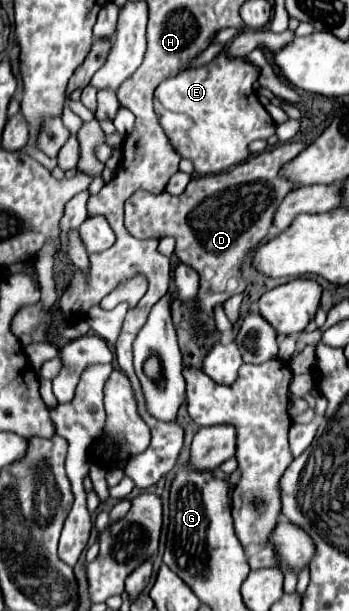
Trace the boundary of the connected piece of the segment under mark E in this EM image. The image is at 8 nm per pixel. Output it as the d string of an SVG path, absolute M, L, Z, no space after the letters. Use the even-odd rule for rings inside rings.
M221 53L209 65L185 69L155 89L159 123L181 157L193 161L195 173L223 173L249 157L247 145L251 141L267 139L275 133L275 123L253 89L257 77L259 69L253 63Z

